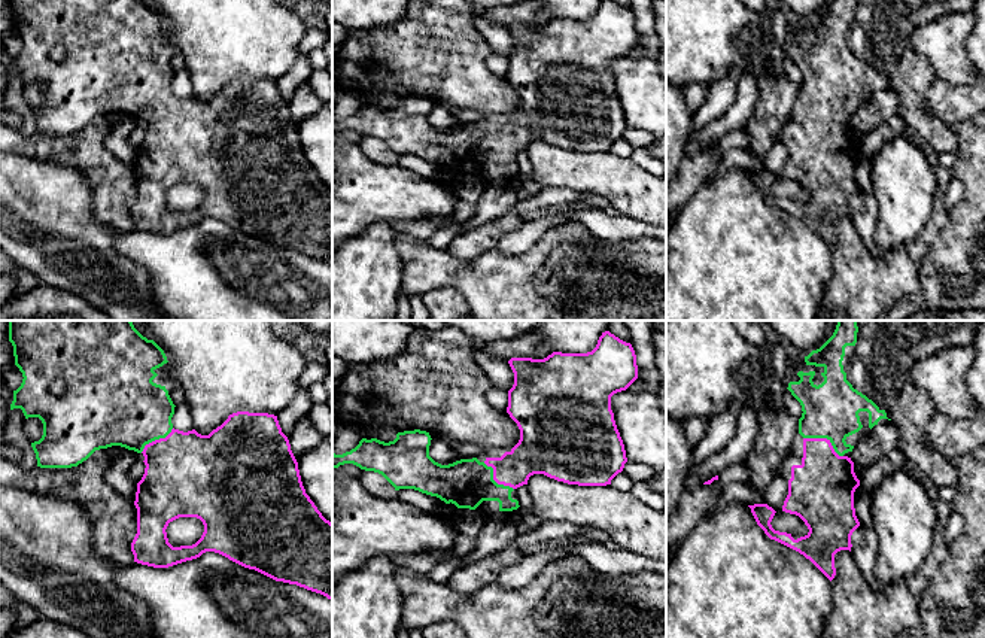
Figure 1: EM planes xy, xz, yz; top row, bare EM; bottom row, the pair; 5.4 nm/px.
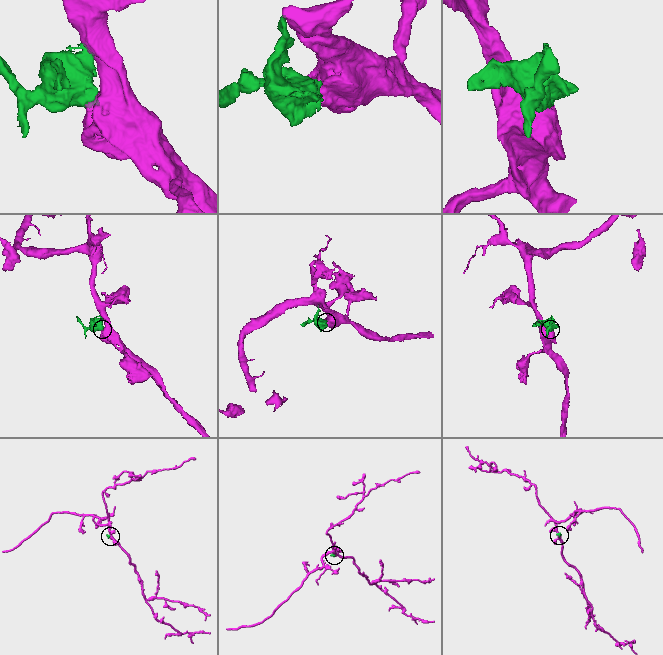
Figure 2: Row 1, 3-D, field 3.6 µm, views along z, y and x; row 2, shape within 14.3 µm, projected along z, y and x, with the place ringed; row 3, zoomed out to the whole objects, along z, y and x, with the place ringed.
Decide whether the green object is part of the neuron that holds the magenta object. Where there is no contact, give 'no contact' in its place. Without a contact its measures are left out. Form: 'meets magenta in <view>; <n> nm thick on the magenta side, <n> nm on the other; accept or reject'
meets magenta in yz; 320 nm thick on the magenta side, 300 nm on the other; accept

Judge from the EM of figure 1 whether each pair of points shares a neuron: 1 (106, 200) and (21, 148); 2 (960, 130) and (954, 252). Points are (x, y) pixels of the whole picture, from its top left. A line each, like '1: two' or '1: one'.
1: one
2: one

